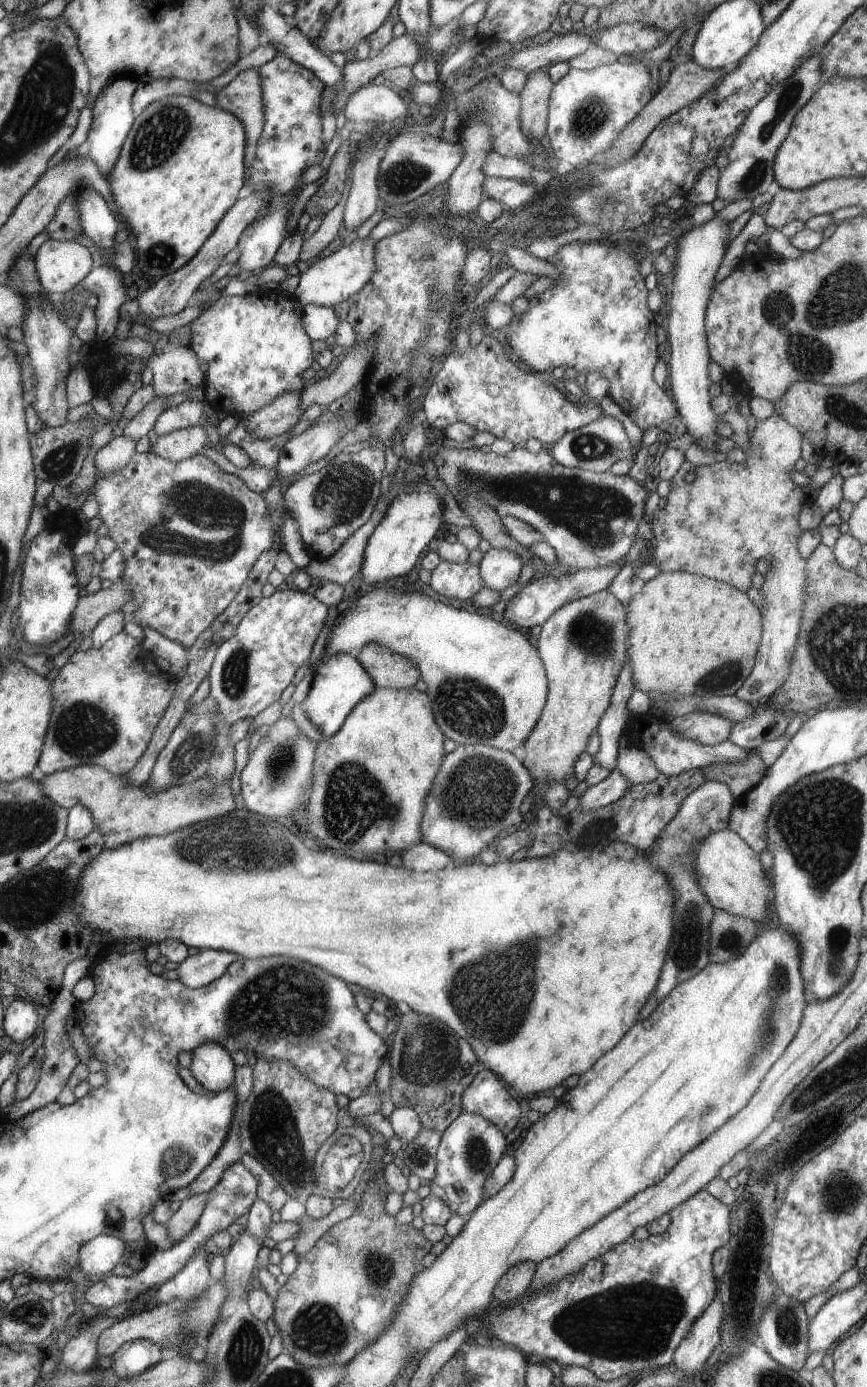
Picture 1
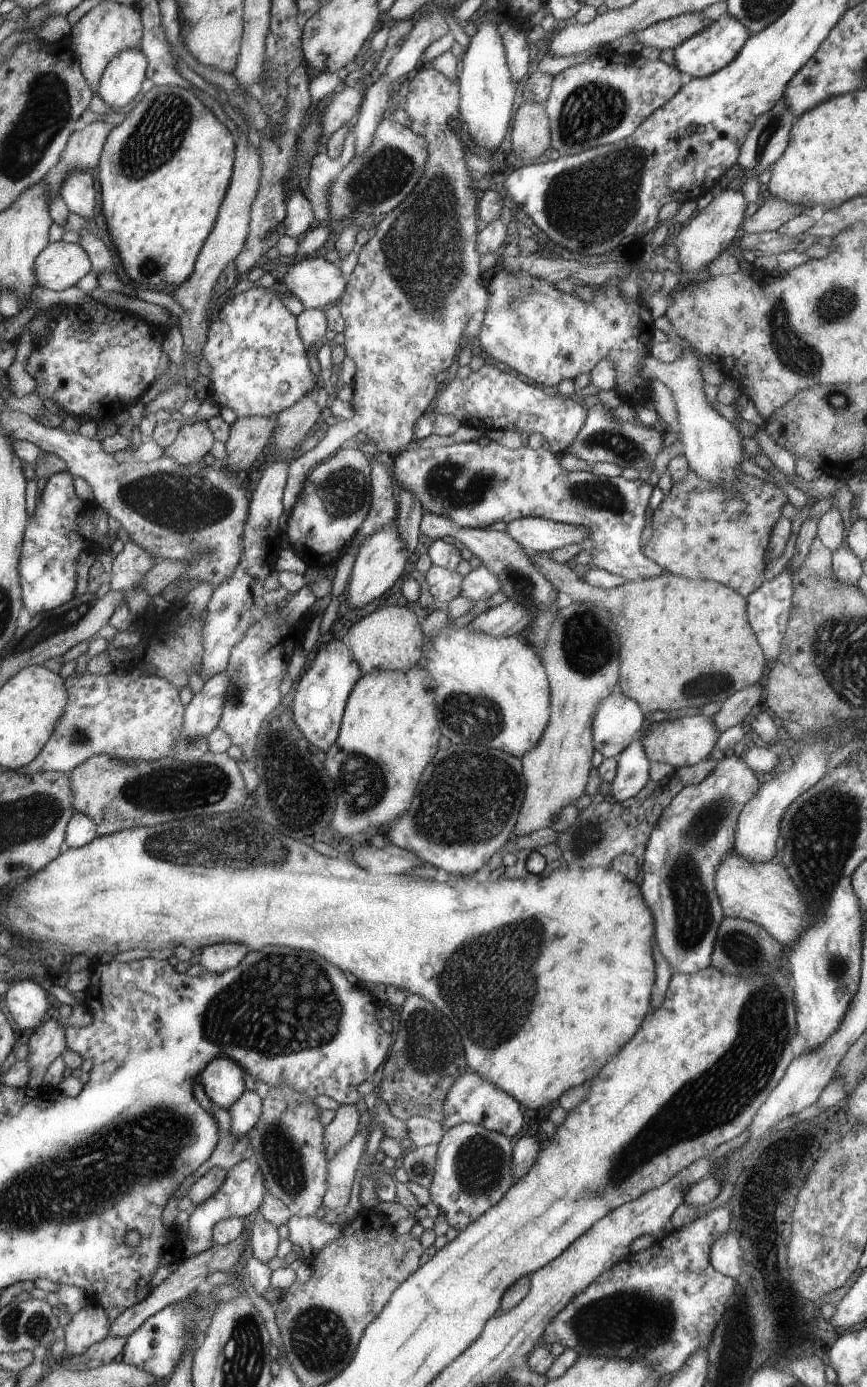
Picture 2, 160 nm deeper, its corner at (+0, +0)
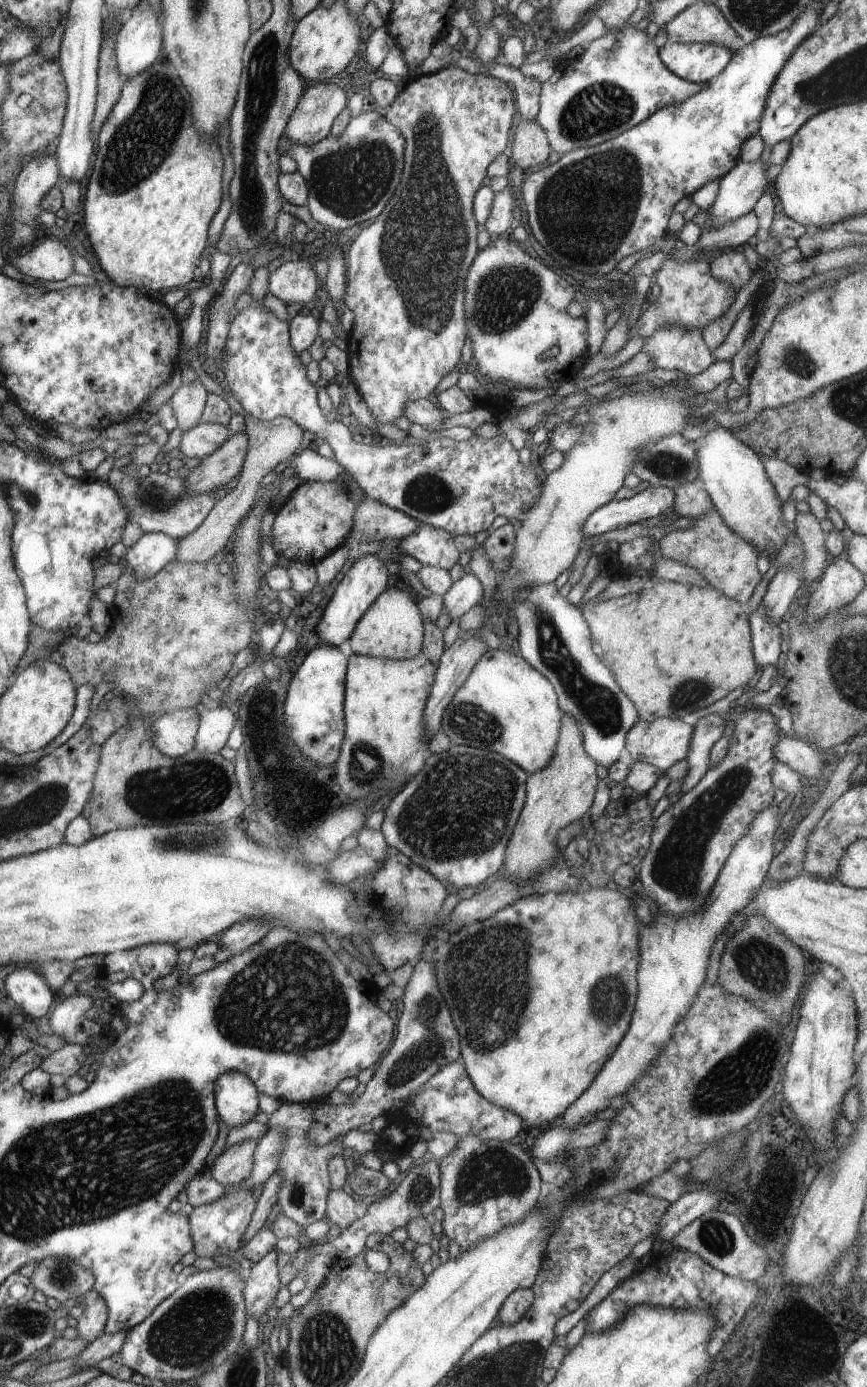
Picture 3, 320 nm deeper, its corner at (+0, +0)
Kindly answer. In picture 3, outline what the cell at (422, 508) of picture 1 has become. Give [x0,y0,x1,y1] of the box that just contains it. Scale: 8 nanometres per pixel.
[315,554,388,646]

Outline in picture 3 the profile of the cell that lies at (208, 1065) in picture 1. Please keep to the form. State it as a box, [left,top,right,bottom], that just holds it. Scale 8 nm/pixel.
[216,1070,260,1130]

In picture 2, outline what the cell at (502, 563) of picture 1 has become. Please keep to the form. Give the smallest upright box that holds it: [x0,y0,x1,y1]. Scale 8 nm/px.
[460,565,500,603]

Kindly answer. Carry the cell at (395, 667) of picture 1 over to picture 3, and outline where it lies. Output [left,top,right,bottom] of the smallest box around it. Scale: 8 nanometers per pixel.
[348,588,424,660]

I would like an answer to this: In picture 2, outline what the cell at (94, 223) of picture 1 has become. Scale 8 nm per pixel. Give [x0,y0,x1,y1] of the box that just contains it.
[60,172,98,220]

